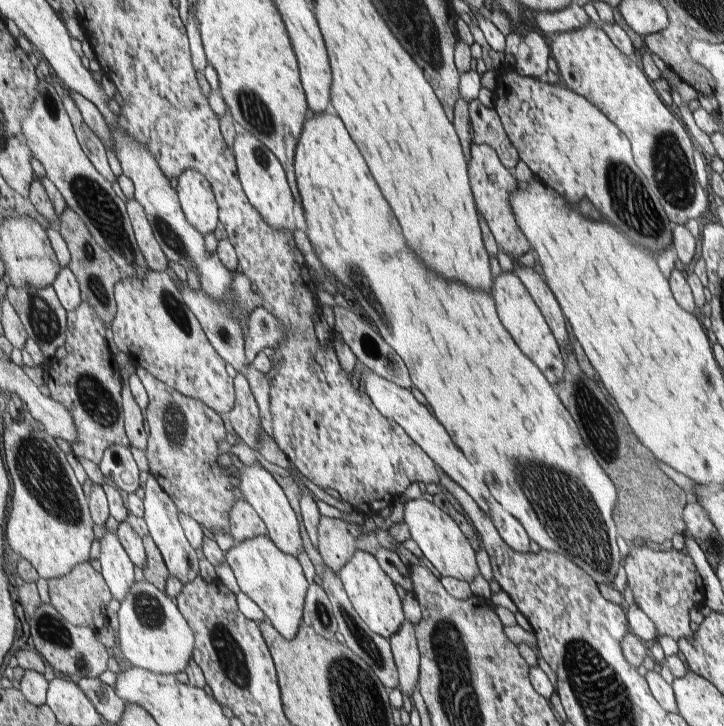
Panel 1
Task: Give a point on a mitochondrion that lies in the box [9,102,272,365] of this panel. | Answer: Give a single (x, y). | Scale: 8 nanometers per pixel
(93, 199)

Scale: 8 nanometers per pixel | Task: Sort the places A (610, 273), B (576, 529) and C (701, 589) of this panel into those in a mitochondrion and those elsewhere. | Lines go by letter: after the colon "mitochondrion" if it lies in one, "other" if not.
A: other
B: mitochondrion
C: other

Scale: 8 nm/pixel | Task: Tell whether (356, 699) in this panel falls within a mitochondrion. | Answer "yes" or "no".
yes

